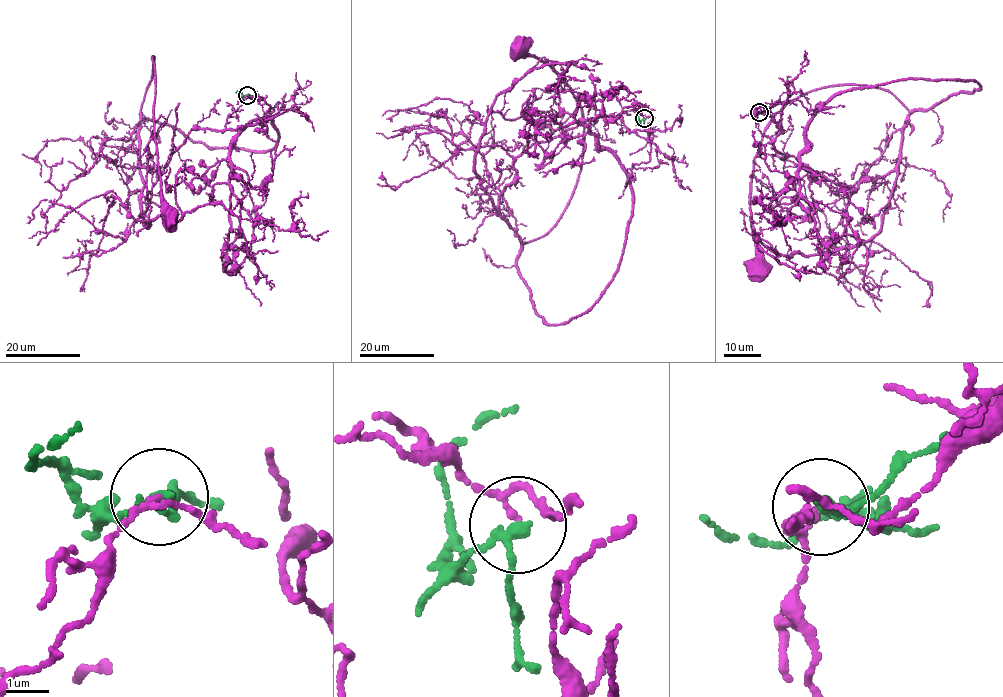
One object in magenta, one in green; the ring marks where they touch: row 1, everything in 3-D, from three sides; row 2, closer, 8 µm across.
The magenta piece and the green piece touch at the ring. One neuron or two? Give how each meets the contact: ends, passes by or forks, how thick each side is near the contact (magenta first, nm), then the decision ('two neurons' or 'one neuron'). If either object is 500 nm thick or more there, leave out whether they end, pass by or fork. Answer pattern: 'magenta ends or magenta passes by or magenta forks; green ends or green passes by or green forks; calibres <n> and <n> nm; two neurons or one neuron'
magenta passes by; green passes by; calibres 110 and 200 nm; one neuron

